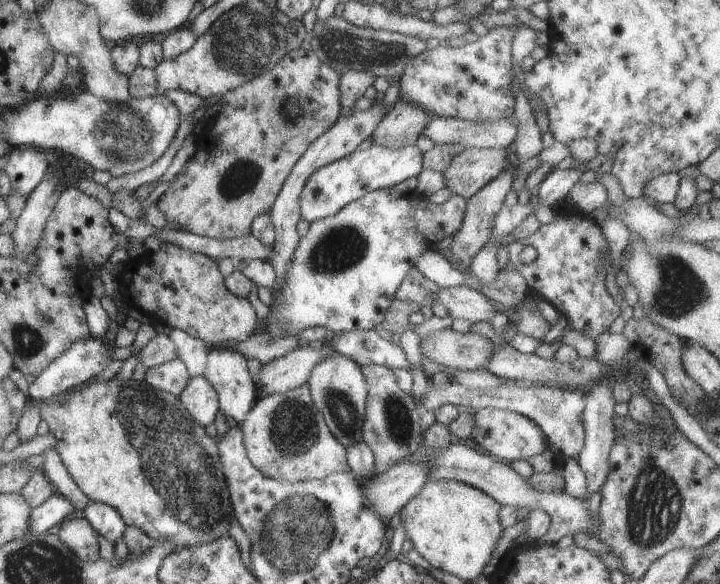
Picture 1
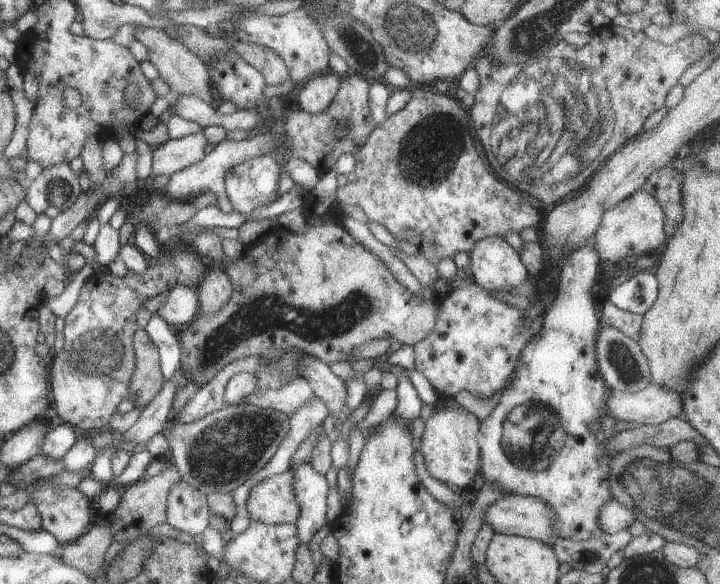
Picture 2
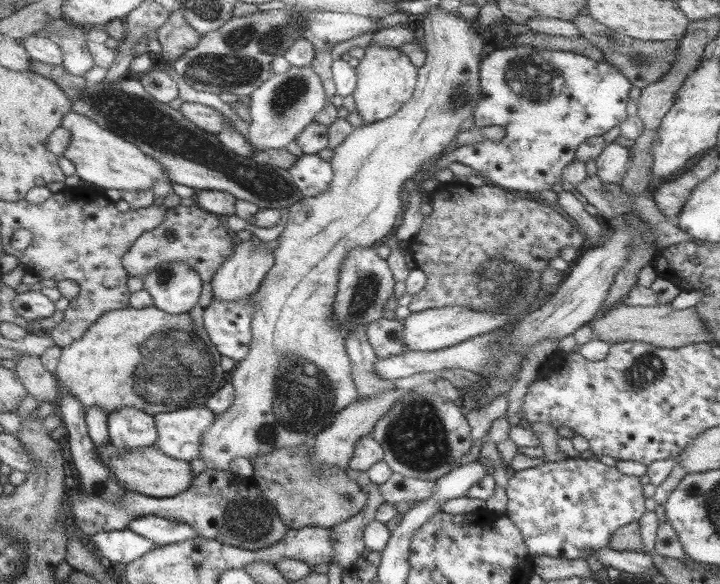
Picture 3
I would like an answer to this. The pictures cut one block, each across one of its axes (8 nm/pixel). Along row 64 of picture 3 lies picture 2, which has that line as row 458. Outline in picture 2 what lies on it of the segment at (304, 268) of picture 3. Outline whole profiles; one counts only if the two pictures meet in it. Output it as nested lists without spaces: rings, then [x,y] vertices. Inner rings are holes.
[[[458,404],[453,408],[441,408],[437,413],[432,412],[431,416],[424,420],[420,451],[427,474],[430,474],[431,478],[444,485],[461,489],[470,486],[473,475],[480,468],[479,447],[476,441],[479,425],[475,415]]]

